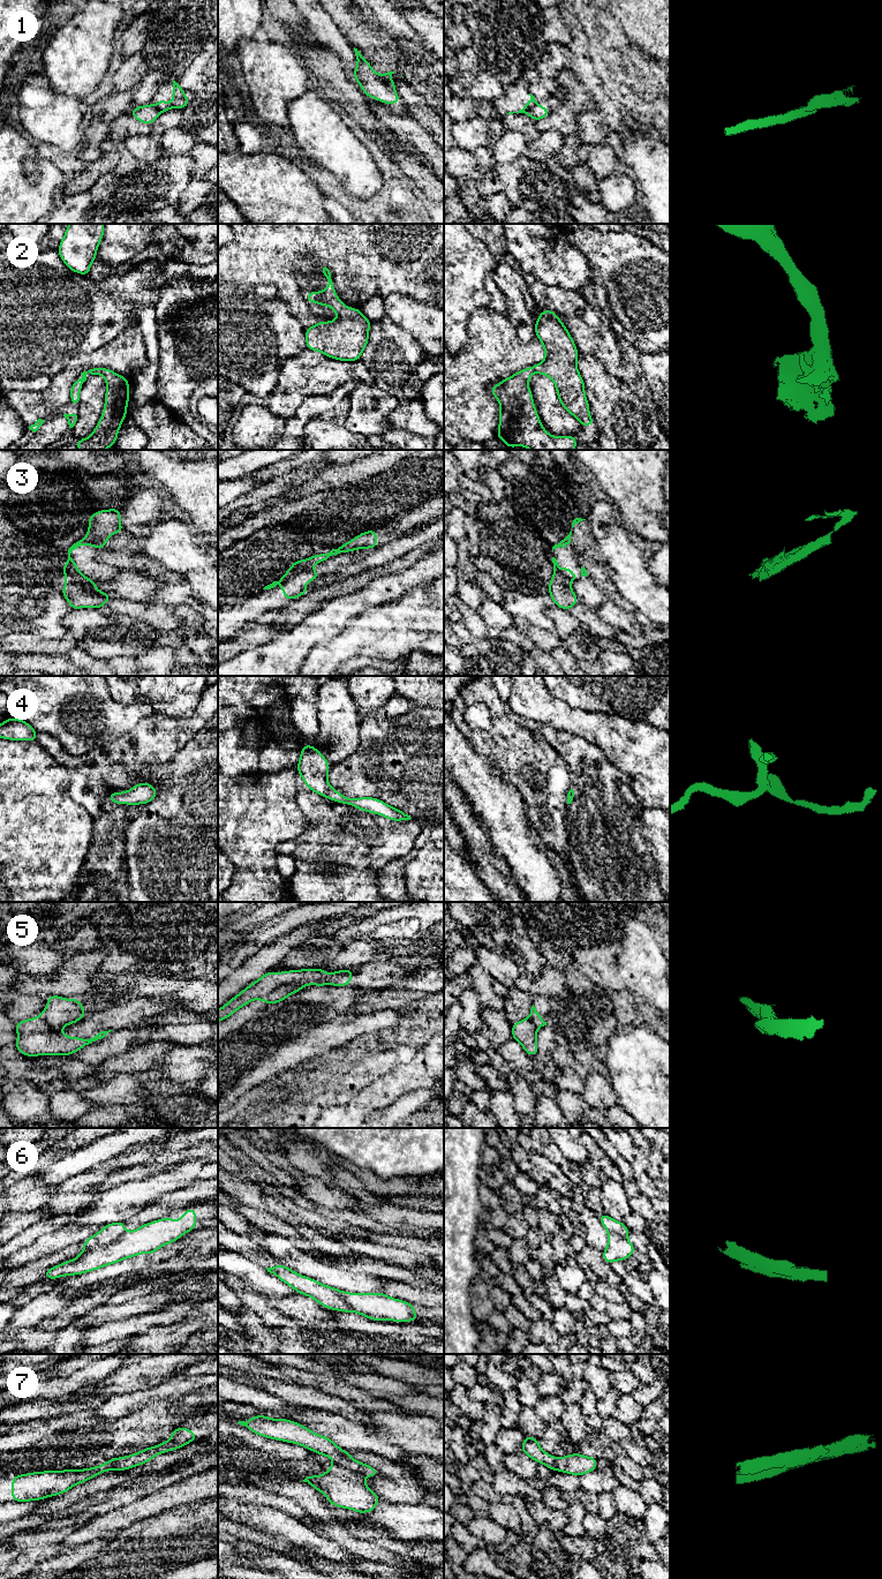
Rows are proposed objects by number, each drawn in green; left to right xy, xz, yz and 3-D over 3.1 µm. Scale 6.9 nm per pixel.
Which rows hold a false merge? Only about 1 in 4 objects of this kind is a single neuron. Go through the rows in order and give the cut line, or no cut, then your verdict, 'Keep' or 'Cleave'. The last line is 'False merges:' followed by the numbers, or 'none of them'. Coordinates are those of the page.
1: Split along xz (379, 76), (394, 91). Cleave
2: No split. Keep
3: Split along yz (555, 572), (562, 573), (570, 580). Cleave
4: No split. Keep
5: Split along xz (306, 984), (283, 984), (259, 998). Cleave
6: No split. Keep
7: Split along xz (334, 1461), (362, 1475). Cleave
False merges: 1, 3, 5, 7

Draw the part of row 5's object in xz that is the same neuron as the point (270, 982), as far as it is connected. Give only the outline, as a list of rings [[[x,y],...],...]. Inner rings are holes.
[[[322,968],[282,972],[269,971],[218,1009],[218,1023],[233,1015],[238,1009],[248,1005],[250,1001],[261,999],[282,985],[301,983],[306,985],[324,986],[330,984],[329,977],[330,975]]]

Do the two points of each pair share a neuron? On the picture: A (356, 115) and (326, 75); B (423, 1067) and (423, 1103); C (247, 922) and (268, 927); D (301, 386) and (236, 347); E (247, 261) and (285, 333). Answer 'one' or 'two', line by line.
A: one
B: two
C: two
D: one
E: two

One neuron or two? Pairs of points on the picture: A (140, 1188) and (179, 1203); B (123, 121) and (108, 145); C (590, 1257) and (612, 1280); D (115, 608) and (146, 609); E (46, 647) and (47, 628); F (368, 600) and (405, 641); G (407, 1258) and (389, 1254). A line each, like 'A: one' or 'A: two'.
A: two
B: one
C: one
D: one
E: two
F: two
G: one

